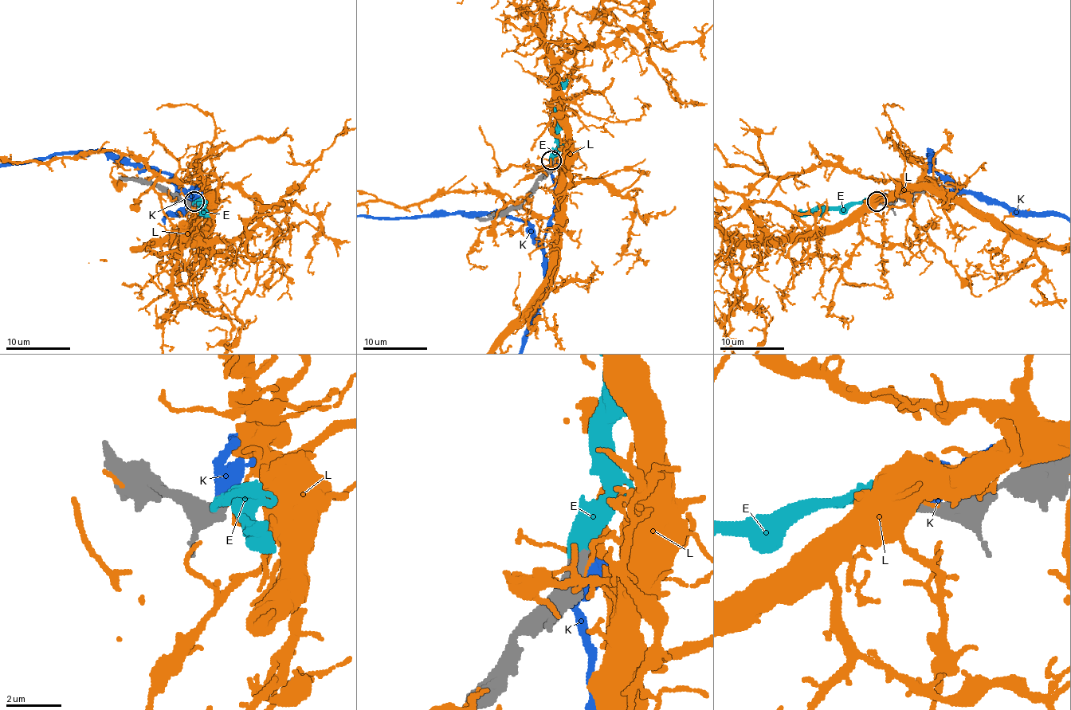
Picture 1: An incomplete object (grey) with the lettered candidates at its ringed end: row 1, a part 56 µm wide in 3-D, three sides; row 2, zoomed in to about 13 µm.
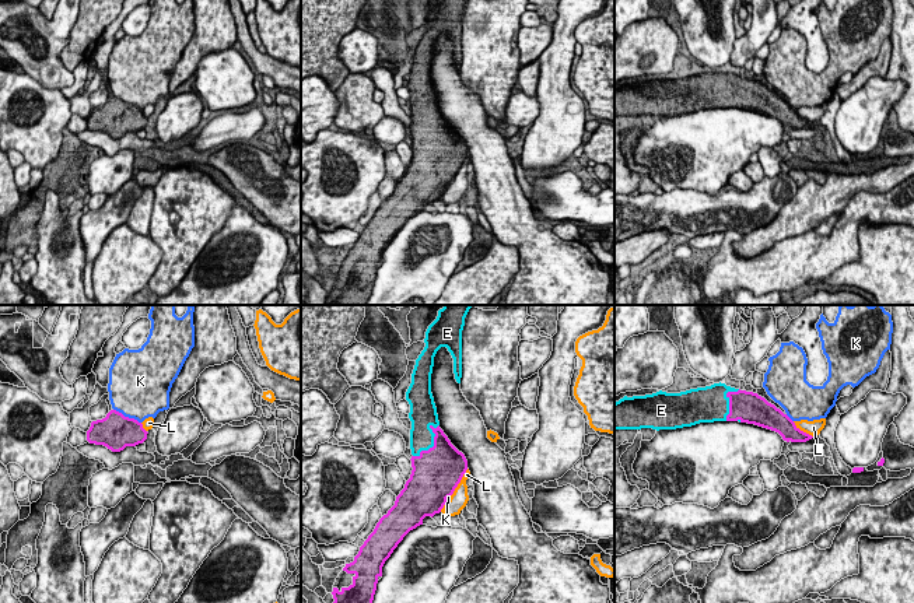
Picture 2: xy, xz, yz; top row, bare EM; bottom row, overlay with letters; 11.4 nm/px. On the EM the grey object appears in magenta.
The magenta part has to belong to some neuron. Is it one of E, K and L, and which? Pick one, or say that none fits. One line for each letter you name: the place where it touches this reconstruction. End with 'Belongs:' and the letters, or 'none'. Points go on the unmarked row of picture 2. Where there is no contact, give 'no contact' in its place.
E: meets magenta in xz at (434, 132)
Belongs: E

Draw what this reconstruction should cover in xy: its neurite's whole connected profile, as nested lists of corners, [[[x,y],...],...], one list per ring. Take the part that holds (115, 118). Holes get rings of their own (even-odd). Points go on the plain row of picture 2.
[[[111,97],[105,105],[91,109],[87,118],[87,127],[104,132],[112,139],[120,139],[126,133],[136,133],[147,126],[143,111],[134,105],[125,104],[116,97]]]

